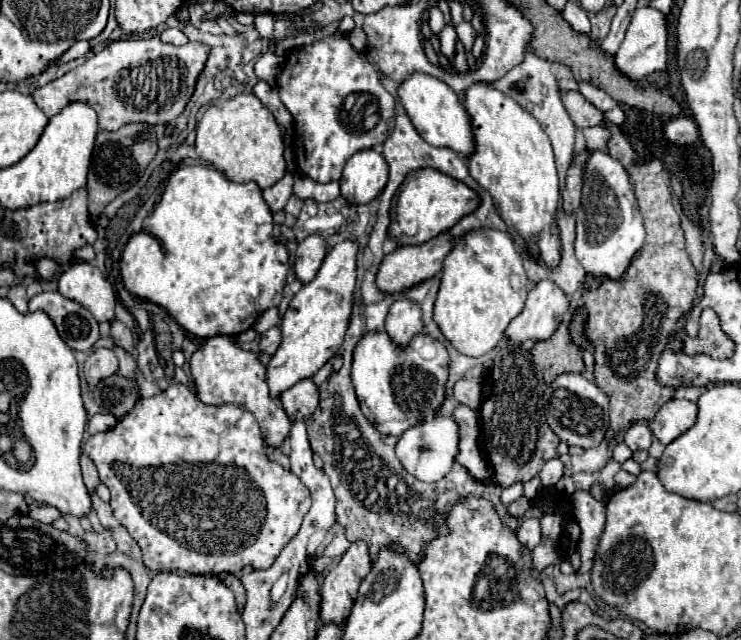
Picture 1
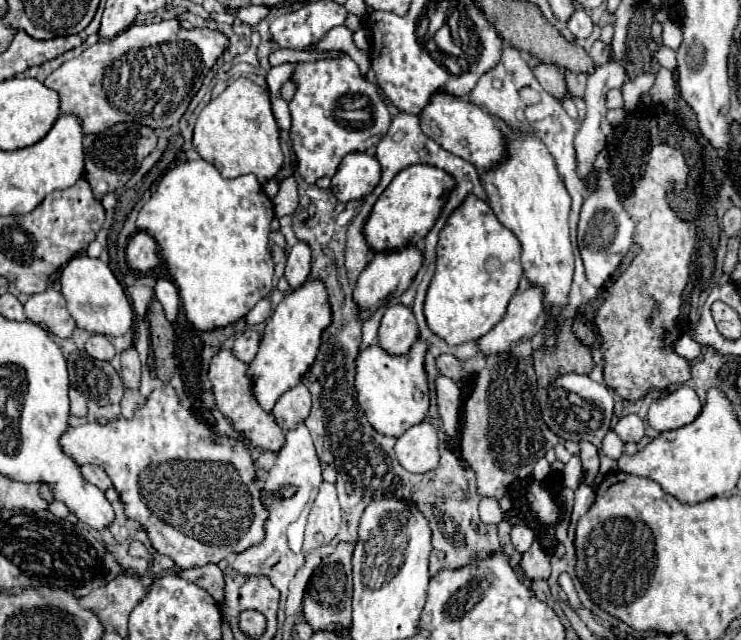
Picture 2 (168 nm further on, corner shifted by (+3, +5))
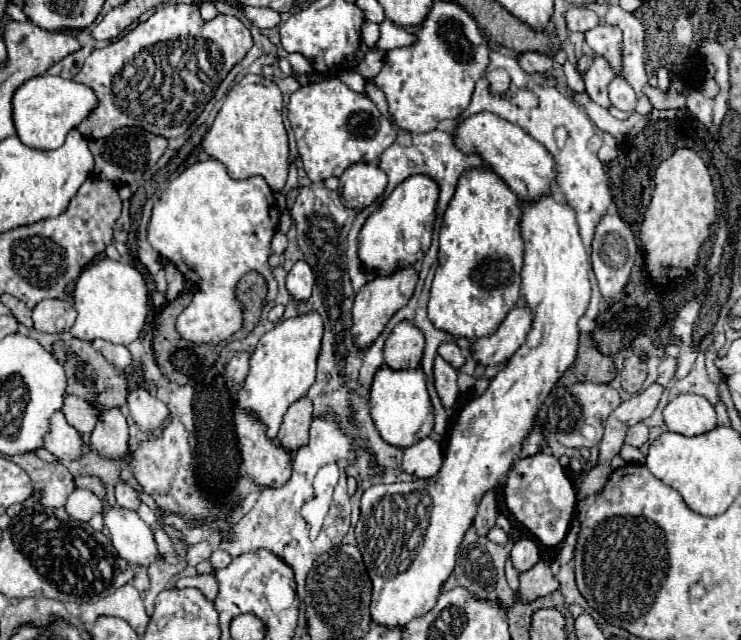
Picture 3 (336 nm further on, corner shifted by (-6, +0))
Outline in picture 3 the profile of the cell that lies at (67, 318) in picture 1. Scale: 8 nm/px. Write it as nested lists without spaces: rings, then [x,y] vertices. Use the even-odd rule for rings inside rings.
[[[43,299],[33,309],[33,325],[43,333],[63,333],[75,323],[75,307],[65,299]]]

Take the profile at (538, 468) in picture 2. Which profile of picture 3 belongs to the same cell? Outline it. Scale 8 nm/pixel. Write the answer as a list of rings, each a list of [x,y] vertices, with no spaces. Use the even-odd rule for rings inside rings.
[[[541,453],[533,459],[521,459],[505,481],[507,507],[519,523],[523,523],[543,545],[553,547],[561,543],[571,527],[577,507],[577,493],[571,479],[565,475],[565,469],[555,463],[555,457]]]

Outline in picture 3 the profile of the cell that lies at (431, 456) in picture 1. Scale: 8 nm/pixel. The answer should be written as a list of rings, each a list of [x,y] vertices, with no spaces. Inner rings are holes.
[[[433,437],[419,439],[411,447],[407,447],[403,455],[405,473],[419,477],[419,479],[433,477],[441,469],[441,463],[443,463],[441,445]]]

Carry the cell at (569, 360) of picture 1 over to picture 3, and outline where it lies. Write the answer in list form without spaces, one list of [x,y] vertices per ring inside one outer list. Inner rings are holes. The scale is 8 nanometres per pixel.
[[[581,333],[575,365],[563,373],[563,377],[557,381],[557,385],[567,387],[577,381],[609,383],[613,377],[615,377],[613,359],[597,351],[589,333]]]

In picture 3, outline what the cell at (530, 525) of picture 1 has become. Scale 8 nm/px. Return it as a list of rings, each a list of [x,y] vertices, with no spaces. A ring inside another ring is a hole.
[[[519,539],[513,549],[511,549],[511,559],[513,559],[513,565],[519,573],[531,569],[537,561],[539,561],[539,549],[537,549],[537,543],[533,539]]]

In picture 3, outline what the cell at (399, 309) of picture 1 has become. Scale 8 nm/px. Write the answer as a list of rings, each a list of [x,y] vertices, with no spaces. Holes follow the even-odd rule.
[[[401,321],[385,341],[385,363],[391,369],[415,369],[421,363],[425,335],[413,321]]]

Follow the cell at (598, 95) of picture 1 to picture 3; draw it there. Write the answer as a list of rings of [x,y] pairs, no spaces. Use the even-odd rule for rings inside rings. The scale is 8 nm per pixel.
[[[615,77],[615,79],[611,81],[611,85],[609,85],[609,99],[611,99],[611,103],[613,103],[617,109],[631,113],[631,111],[635,109],[637,95],[635,95],[633,87],[631,87],[625,79]]]

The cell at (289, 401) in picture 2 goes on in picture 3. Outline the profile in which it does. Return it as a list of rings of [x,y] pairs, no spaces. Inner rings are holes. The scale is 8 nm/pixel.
[[[301,397],[287,409],[277,441],[285,449],[297,449],[305,445],[305,441],[309,439],[311,421],[313,421],[313,403],[309,397]]]

